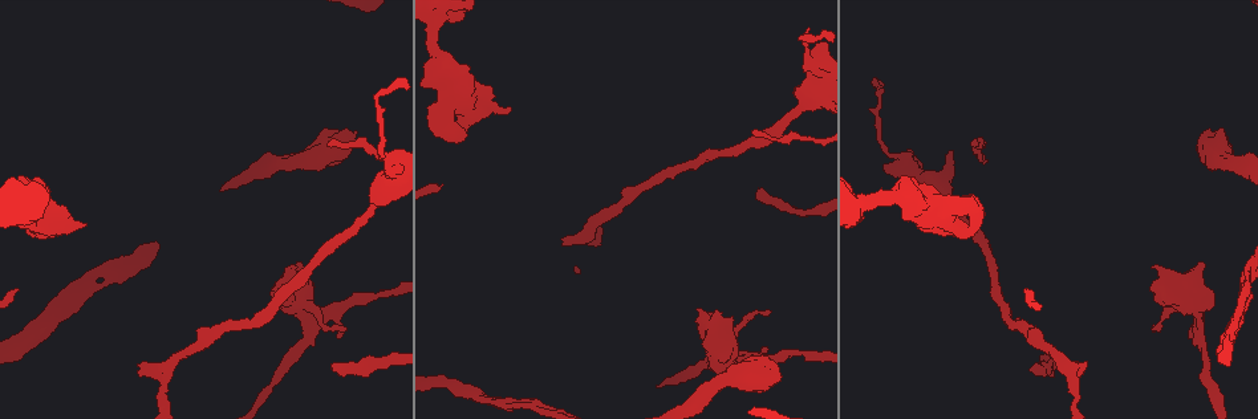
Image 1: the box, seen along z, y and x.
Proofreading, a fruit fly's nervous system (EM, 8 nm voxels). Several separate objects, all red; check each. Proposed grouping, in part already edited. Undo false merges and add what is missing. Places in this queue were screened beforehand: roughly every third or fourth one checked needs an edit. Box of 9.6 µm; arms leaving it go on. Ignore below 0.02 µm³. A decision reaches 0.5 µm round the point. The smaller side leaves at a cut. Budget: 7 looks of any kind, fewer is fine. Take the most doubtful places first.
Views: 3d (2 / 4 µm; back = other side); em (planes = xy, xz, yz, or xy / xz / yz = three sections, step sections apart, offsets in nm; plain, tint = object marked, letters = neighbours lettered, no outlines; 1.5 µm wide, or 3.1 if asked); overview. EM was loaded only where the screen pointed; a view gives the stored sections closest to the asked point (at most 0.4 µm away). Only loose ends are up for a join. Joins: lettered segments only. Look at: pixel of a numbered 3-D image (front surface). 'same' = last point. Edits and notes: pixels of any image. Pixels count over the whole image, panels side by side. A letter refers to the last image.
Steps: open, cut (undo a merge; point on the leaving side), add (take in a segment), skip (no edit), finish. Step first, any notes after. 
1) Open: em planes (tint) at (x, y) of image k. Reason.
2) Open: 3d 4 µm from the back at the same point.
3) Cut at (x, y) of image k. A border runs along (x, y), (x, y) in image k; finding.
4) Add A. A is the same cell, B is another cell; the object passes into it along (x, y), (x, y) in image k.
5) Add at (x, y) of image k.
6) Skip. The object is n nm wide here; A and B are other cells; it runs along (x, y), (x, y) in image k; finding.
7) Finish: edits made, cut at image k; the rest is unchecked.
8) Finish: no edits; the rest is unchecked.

Open: 3d 4 µm at (334, 372) of image 1. An open end.

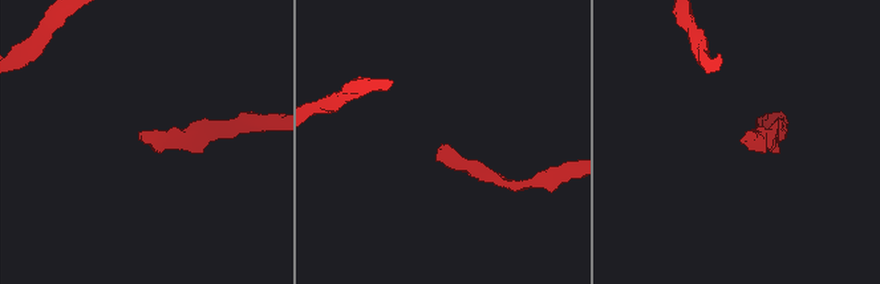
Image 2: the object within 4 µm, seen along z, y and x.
Open: em yz step 4 (letters) at (442, 146) of image 2.

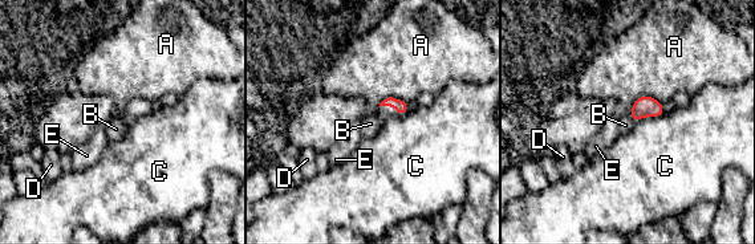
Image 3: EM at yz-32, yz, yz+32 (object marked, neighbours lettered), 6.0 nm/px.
Open: em planes (letters) at the same point. Cut it another way.

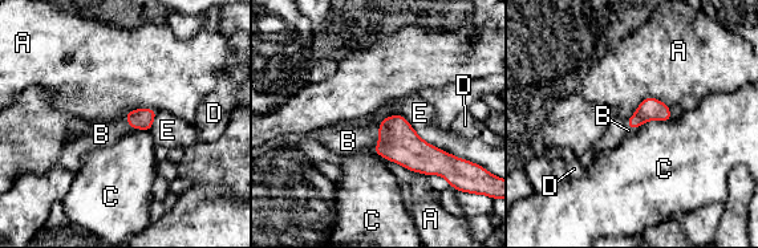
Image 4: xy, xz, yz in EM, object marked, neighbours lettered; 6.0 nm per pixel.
Add B. The object is 130 nm wide here; B is the same cell, A, C, D and E are other cells; it goes on there.

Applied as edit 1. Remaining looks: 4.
Open: overview. See it whole again.

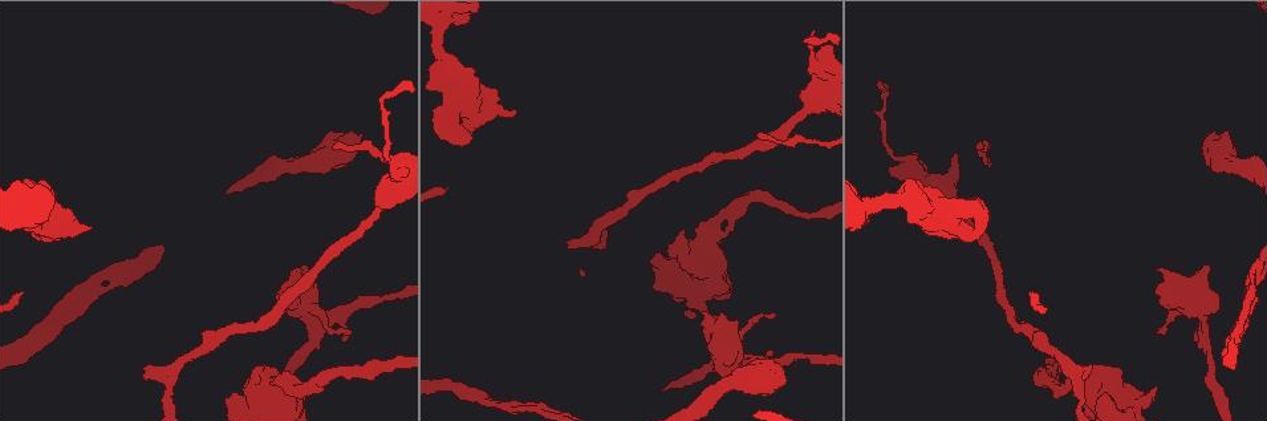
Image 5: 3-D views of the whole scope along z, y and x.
Open: 3d 2 µm from the back at (142, 368) of image 5. An open end.

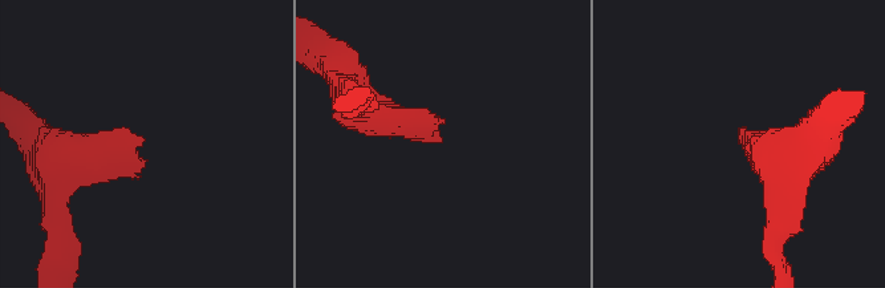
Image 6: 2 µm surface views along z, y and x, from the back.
Open: em planes (letters) at (742, 143) of image 6. Now the EM.

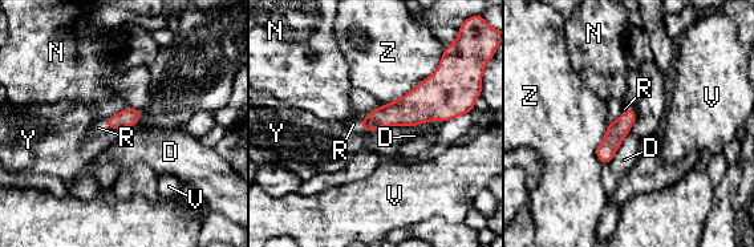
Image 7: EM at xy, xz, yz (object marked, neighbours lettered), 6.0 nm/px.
Add R. R is the same cell, D, N, V, Y and Z are other cells; the object passes into it along (400, 113), (361, 120), (353, 124) in image 7; the neuron continues.

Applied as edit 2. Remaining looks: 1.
Finish: edits made, add at image 4, add at image 7; the rest is unchecked.

